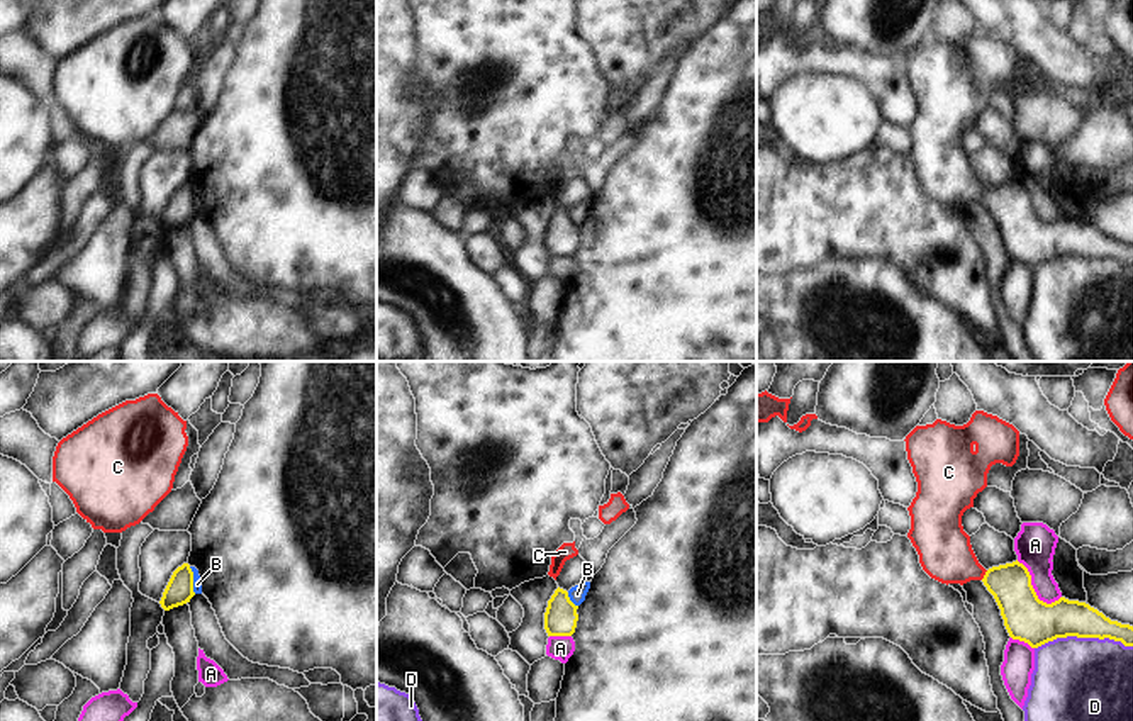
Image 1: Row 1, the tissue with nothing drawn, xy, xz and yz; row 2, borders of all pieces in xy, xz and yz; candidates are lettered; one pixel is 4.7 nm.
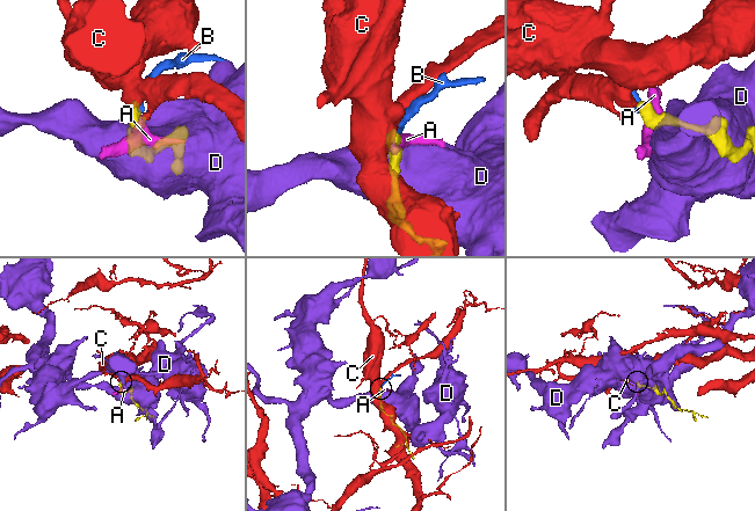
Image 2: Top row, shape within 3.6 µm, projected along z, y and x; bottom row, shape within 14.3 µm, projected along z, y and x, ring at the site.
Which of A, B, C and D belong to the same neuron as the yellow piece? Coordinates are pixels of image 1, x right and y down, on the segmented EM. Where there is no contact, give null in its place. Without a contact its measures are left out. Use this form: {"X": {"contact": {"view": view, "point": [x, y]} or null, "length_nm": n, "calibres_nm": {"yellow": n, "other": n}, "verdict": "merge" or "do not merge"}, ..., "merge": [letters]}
{"A": {"contact": {"view": "yz", "point": [1033, 589]}, "length_nm": 280, "calibres_nm": {"yellow": 220, "other": 190}, "verdict": "do not merge"}, "B": {"contact": {"view": "xy", "point": [192, 581]}, "length_nm": 130, "calibres_nm": {"yellow": 130, "other": 50}, "verdict": "do not merge"}, "C": {"contact": {"view": "yz", "point": [984, 575]}, "length_nm": 60, "calibres_nm": {"yellow": 200, "other": 260}, "verdict": "merge"}, "D": {"contact": {"view": "yz", "point": [1082, 637]}, "length_nm": 460, "calibres_nm": {"yellow": 220, "other": 400}, "verdict": "do not merge"}, "merge": ["C"]}

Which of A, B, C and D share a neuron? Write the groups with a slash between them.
A / B / C / D

